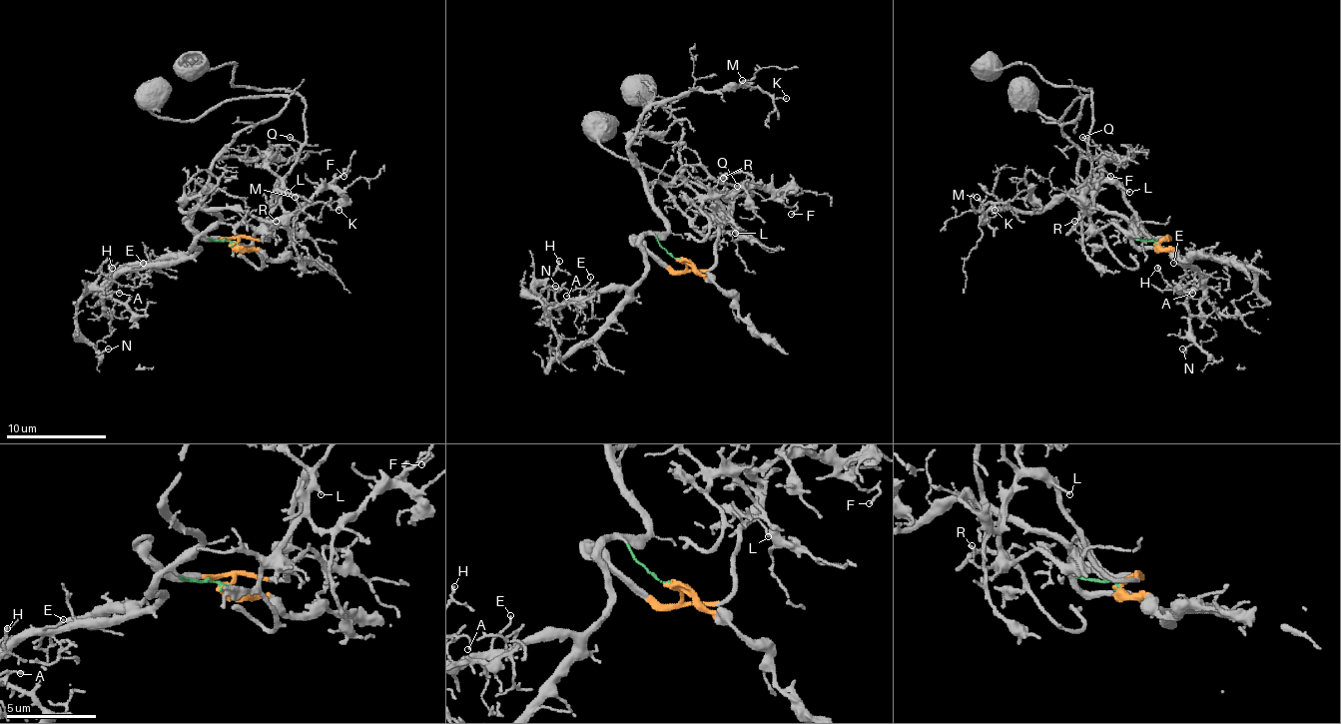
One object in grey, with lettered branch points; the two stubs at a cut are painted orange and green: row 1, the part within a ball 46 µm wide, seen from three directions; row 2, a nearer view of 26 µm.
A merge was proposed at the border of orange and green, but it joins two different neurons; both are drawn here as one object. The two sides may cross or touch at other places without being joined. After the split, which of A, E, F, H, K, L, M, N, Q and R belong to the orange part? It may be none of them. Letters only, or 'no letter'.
F, L, Q, R

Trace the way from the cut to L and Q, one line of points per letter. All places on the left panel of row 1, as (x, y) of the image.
L: (232, 244), (242, 237), (267, 239), (270, 204), (280, 187), (287, 192)
Q: (232, 244), (242, 237), (267, 239), (272, 194), (292, 169), (300, 144), (290, 136)

